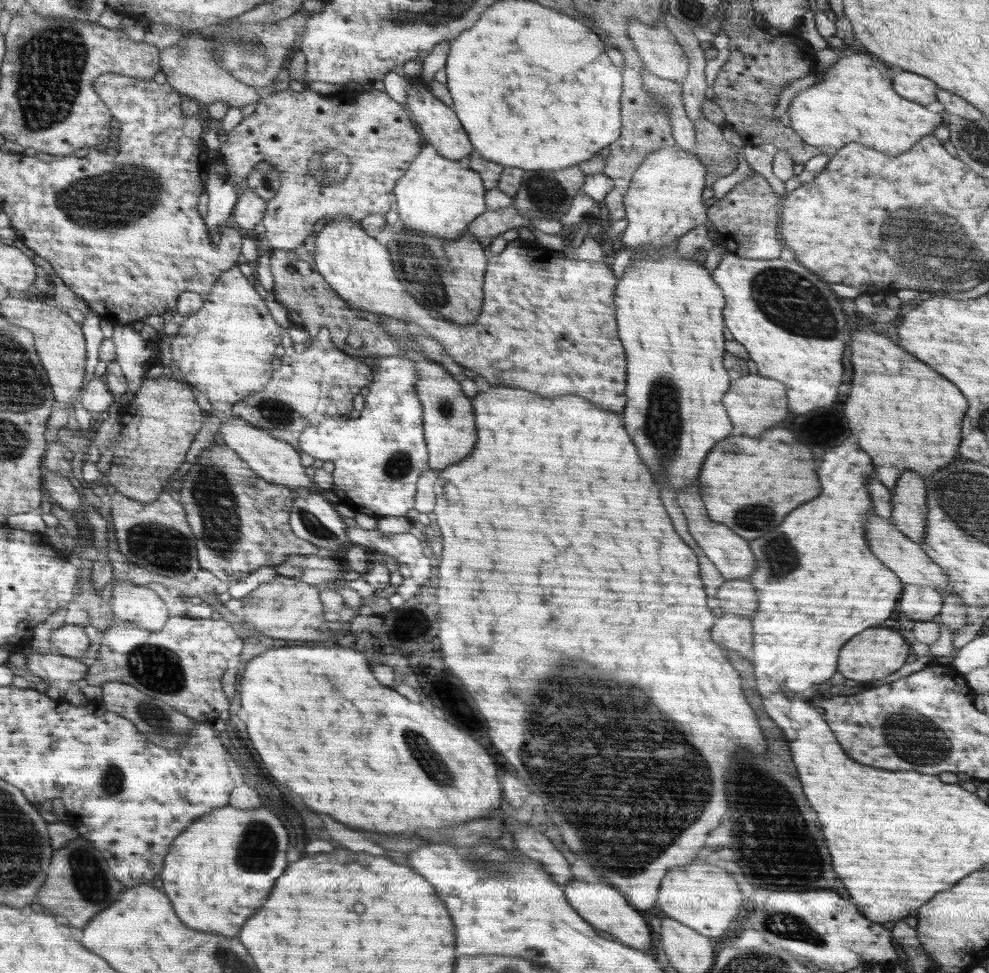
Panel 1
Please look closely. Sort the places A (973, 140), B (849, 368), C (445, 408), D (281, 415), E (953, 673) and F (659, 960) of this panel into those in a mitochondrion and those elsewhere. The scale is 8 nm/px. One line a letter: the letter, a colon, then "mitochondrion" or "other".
A: mitochondrion
B: other
C: mitochondrion
D: mitochondrion
E: other
F: other

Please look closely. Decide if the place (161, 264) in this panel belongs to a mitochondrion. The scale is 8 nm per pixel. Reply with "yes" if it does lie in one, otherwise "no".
no

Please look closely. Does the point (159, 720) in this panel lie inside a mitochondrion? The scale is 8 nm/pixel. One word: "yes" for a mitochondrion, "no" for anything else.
yes

